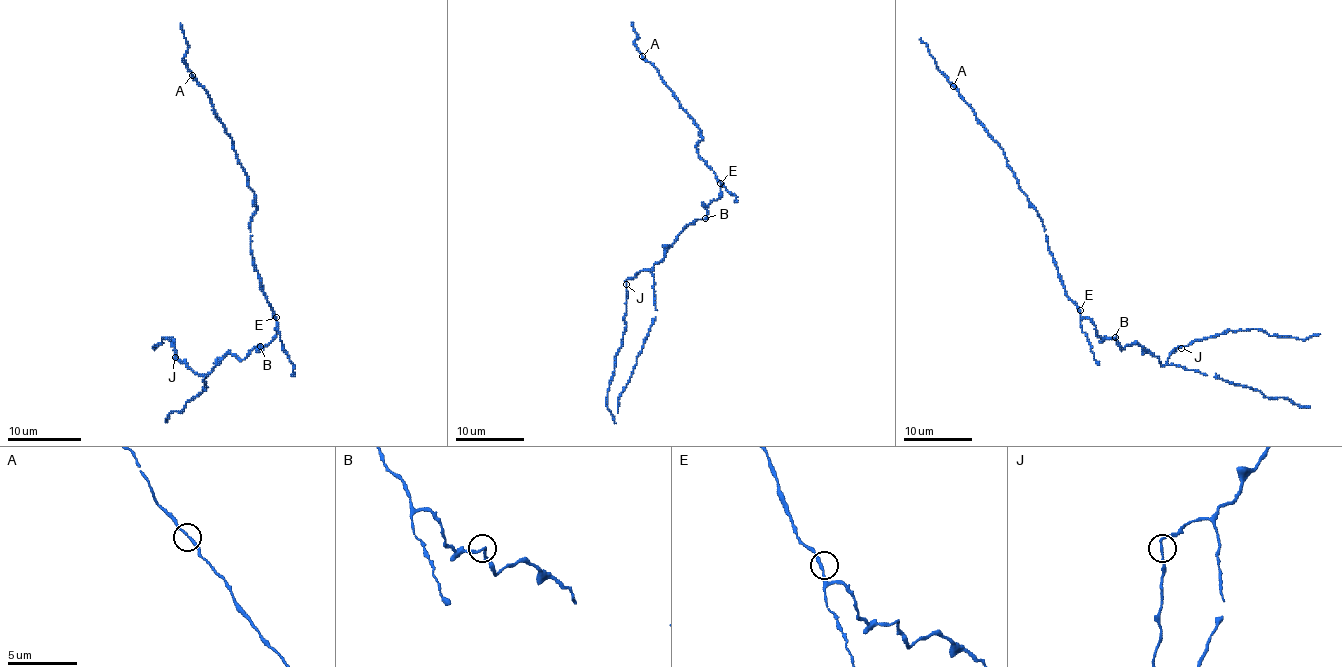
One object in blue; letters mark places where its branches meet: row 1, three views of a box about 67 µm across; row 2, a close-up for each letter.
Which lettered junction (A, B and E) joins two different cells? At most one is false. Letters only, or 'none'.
none

